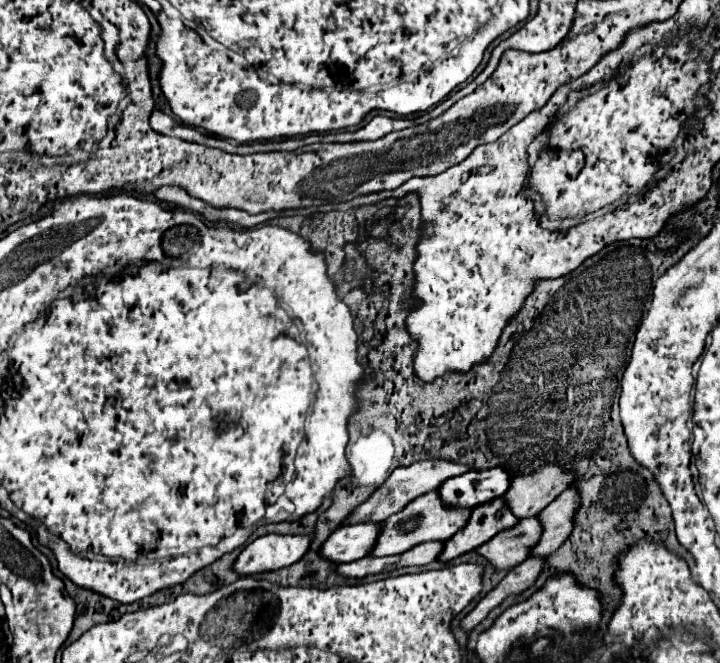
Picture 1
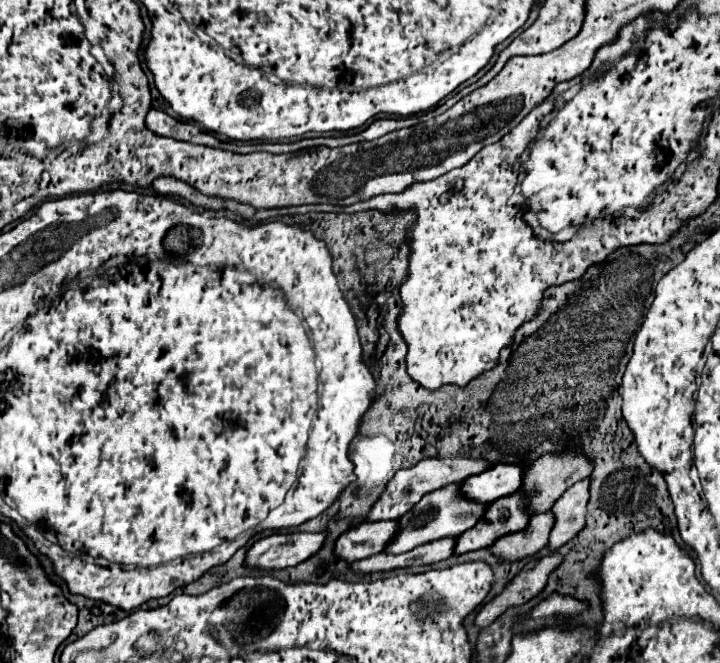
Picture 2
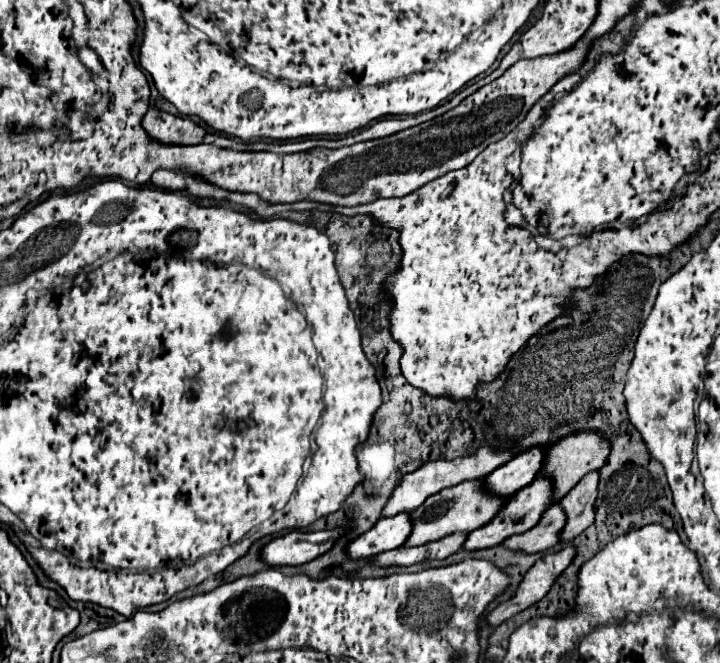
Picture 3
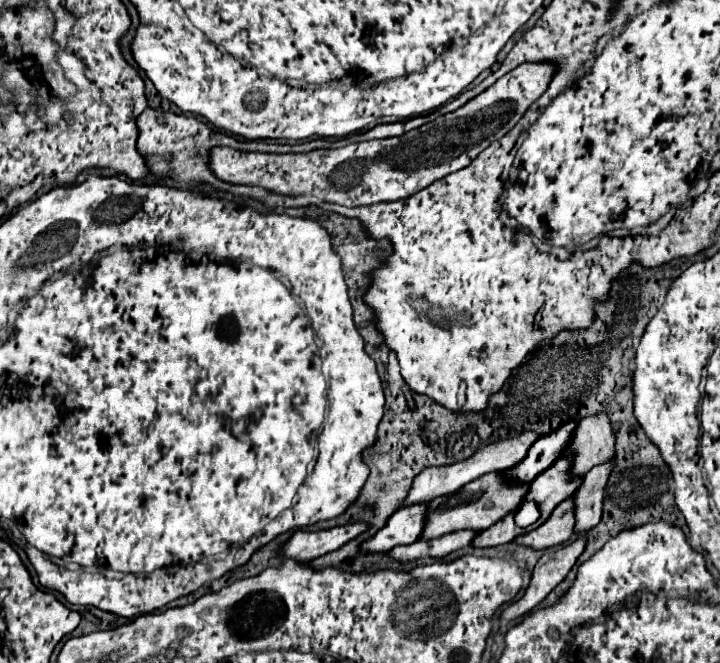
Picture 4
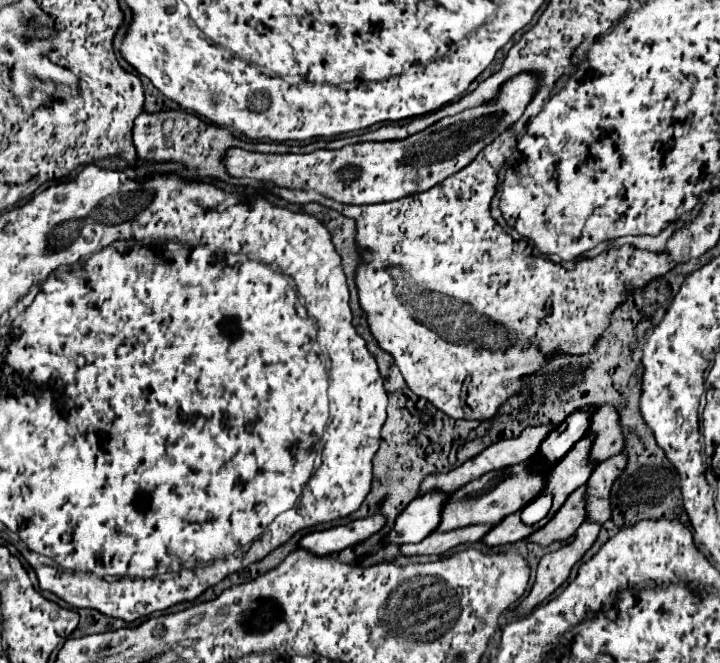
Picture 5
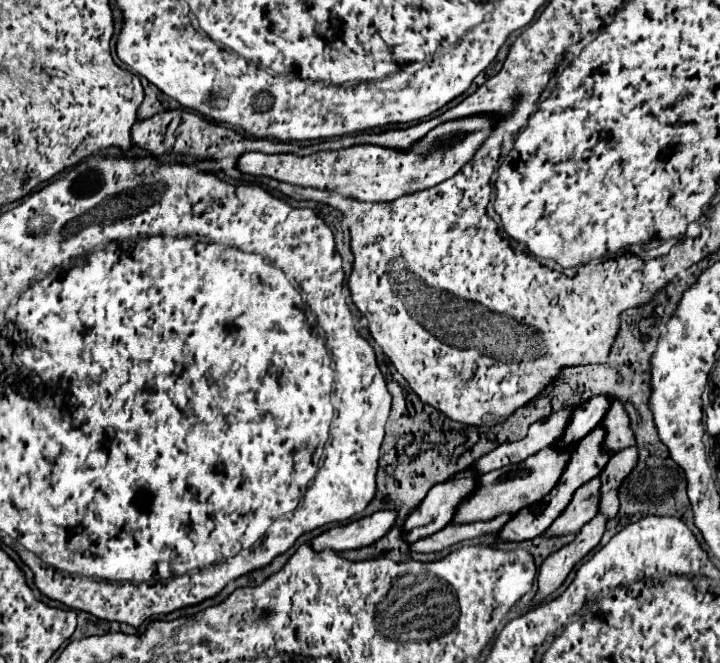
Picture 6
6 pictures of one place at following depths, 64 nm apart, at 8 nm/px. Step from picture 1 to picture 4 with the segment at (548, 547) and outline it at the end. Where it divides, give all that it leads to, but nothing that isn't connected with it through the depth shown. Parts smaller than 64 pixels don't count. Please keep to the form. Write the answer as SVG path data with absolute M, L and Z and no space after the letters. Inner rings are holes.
M612 460L606 464L594 466L584 478L580 488L572 494L574 504L574 532L586 532L600 522L602 516L602 498L604 498L604 484L608 480L608 472L612 470Z

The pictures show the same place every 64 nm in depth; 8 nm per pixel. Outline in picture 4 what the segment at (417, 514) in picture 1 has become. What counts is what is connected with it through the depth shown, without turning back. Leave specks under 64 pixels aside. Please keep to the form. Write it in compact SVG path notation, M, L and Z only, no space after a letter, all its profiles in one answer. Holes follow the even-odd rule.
M498 472L484 474L452 494L444 494L444 496L430 500L426 514L424 514L424 528L418 540L434 540L438 536L444 536L456 530L482 532L484 528L490 528L496 520L504 518L508 512L514 512L520 506L524 492L528 492L528 484L512 486L512 484L504 484Z

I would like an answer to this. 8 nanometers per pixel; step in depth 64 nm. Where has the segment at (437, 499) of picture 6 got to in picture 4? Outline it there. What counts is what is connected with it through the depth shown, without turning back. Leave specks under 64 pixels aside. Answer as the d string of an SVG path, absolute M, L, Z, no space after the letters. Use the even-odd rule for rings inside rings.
M424 504L414 508L398 508L388 520L382 530L378 530L372 538L362 542L360 552L388 552L394 546L400 544L412 544L416 542L416 536L420 536L424 518Z

